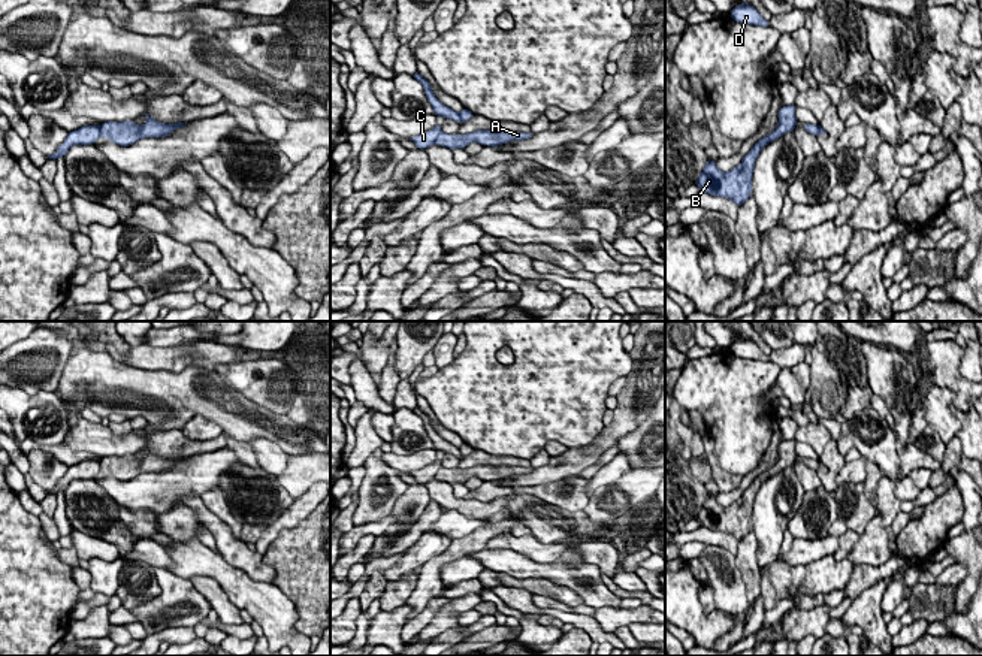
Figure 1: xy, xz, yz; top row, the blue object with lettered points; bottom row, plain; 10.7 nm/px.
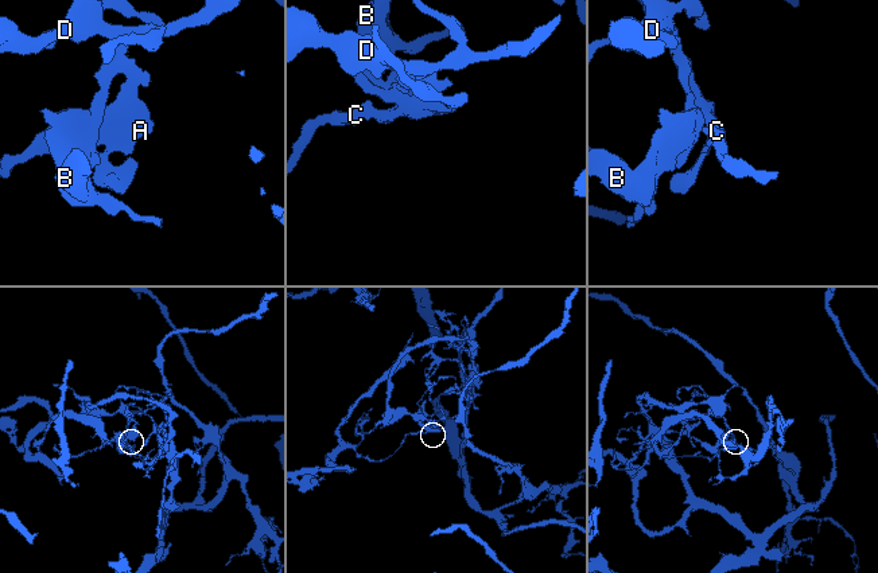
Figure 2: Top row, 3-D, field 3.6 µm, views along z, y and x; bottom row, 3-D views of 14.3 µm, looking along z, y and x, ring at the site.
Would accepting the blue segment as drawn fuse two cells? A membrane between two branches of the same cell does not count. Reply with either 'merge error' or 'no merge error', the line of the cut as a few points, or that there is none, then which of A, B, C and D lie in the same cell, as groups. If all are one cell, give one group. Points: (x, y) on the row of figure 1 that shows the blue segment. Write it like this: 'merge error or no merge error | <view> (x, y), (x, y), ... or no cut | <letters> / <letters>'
merge error | xz (441, 132), (434, 142) | A B D / C

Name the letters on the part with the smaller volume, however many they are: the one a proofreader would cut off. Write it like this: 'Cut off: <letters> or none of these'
Cut off: C

